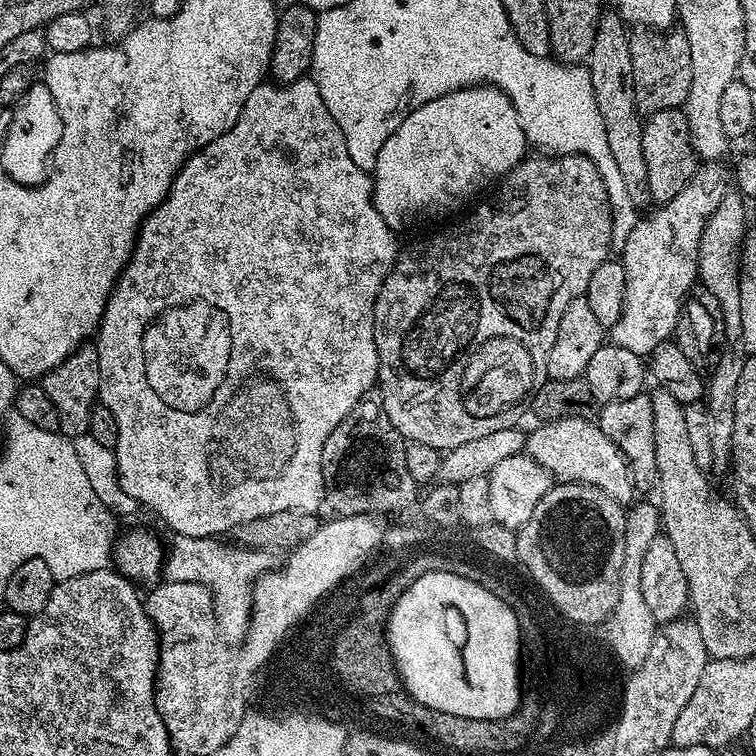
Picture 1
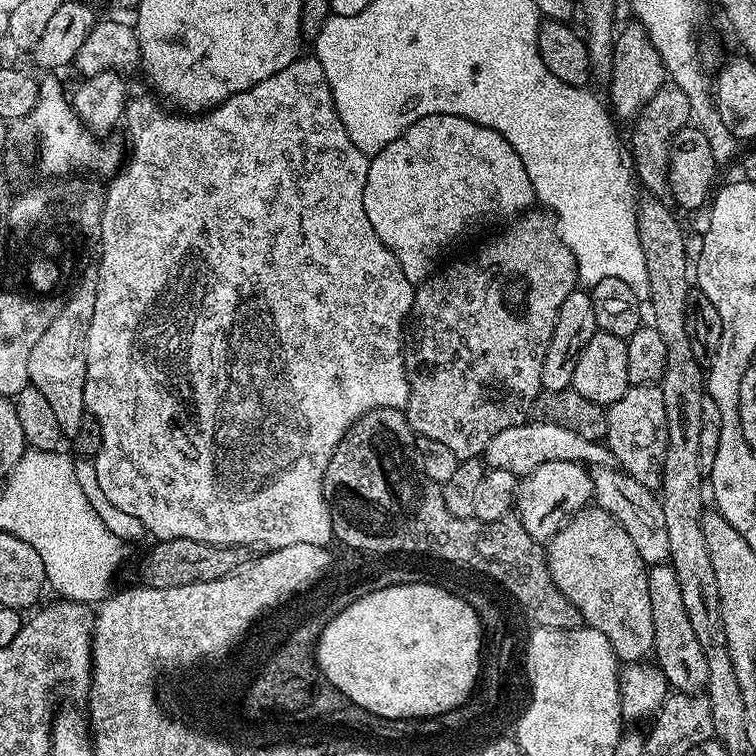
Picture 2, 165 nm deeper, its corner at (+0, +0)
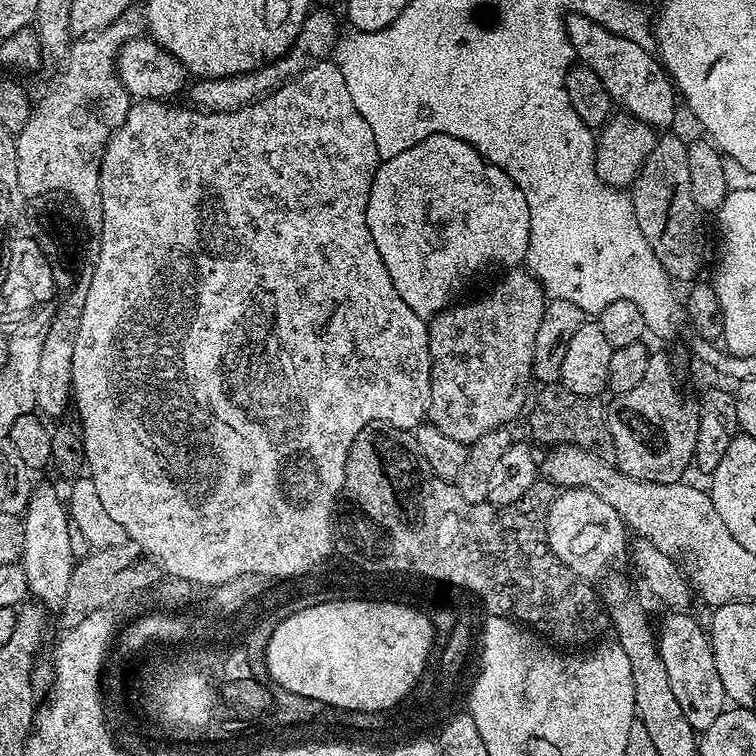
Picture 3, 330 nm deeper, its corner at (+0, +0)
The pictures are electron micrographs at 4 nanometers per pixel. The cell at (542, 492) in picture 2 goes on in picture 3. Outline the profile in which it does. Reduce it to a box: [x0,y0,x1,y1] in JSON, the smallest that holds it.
[548,489,626,582]

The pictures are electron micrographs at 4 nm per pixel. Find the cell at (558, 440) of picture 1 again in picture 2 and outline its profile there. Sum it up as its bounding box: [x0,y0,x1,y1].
[591,466,670,565]

